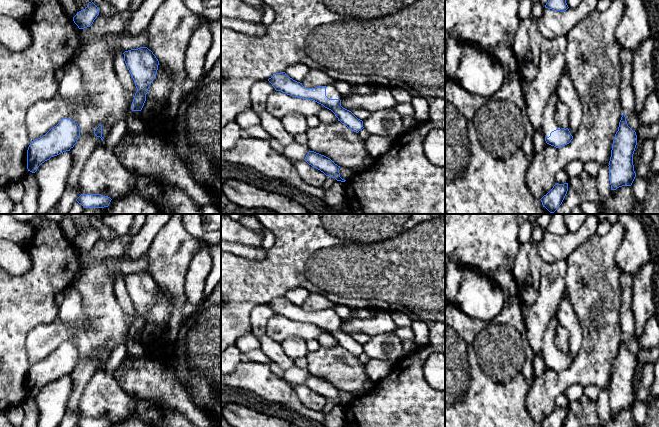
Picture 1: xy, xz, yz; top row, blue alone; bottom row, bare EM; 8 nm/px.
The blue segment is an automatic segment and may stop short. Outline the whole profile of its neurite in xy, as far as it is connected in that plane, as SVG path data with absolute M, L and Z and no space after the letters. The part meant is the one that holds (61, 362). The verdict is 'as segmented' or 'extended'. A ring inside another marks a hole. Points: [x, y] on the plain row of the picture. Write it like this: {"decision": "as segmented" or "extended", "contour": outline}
{"decision": "as segmented", "contour": "M63 342L42 361L31 365L27 374L27 393L35 397L38 391L63 376L70 375L77 367L80 352L70 342Z"}

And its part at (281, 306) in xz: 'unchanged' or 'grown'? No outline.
grown

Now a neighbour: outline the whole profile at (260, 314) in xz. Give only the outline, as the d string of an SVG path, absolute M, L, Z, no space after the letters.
M268 304L255 306L250 314L251 333L258 338L264 335L267 321L274 315L275 312Z

